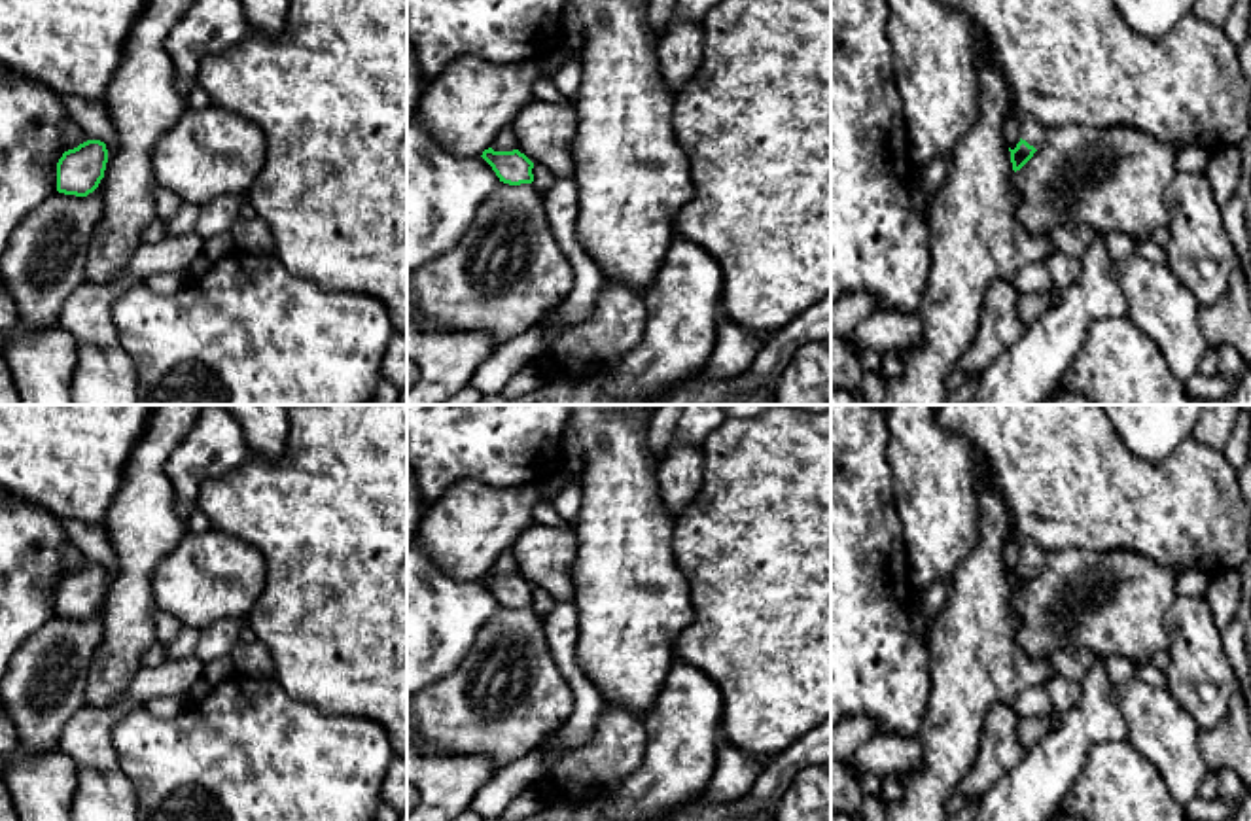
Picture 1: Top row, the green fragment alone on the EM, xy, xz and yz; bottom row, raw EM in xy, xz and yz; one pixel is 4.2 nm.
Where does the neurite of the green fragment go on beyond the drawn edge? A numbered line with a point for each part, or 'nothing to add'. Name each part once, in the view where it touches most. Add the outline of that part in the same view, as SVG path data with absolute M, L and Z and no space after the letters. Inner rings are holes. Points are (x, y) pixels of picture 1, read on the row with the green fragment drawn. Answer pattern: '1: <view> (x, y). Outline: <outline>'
1: yz (1034, 133). Outline: M1022 114L1022 129L1020 129L1022 140L1039 149L1045 142L1045 134L1047 134L1045 125L1037 123L1031 115Z

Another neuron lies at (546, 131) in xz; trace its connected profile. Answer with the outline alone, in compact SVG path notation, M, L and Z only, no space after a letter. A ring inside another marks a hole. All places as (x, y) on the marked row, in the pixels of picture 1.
M532 100L517 114L511 127L520 153L549 168L556 180L573 180L577 170L573 159L577 112L573 104Z

